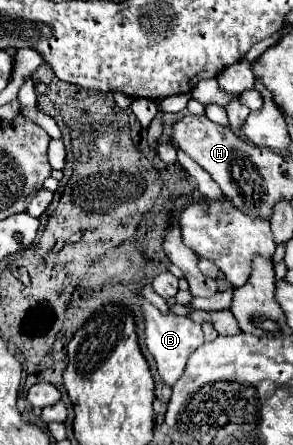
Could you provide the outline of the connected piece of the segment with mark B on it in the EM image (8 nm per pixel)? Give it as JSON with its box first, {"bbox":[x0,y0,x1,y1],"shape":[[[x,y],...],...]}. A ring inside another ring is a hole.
{"bbox":[139,295,203,385],"shape":[[[139,295],[139,299],[141,299],[141,303],[143,303],[147,349],[149,349],[149,353],[153,355],[155,363],[157,363],[157,371],[159,371],[163,383],[173,385],[173,383],[183,375],[183,367],[185,367],[189,355],[203,345],[201,325],[193,323],[193,321],[187,319],[187,317],[179,317],[179,315],[173,315],[173,313],[161,315],[159,309],[155,309],[147,299],[143,299],[141,295]]]}

